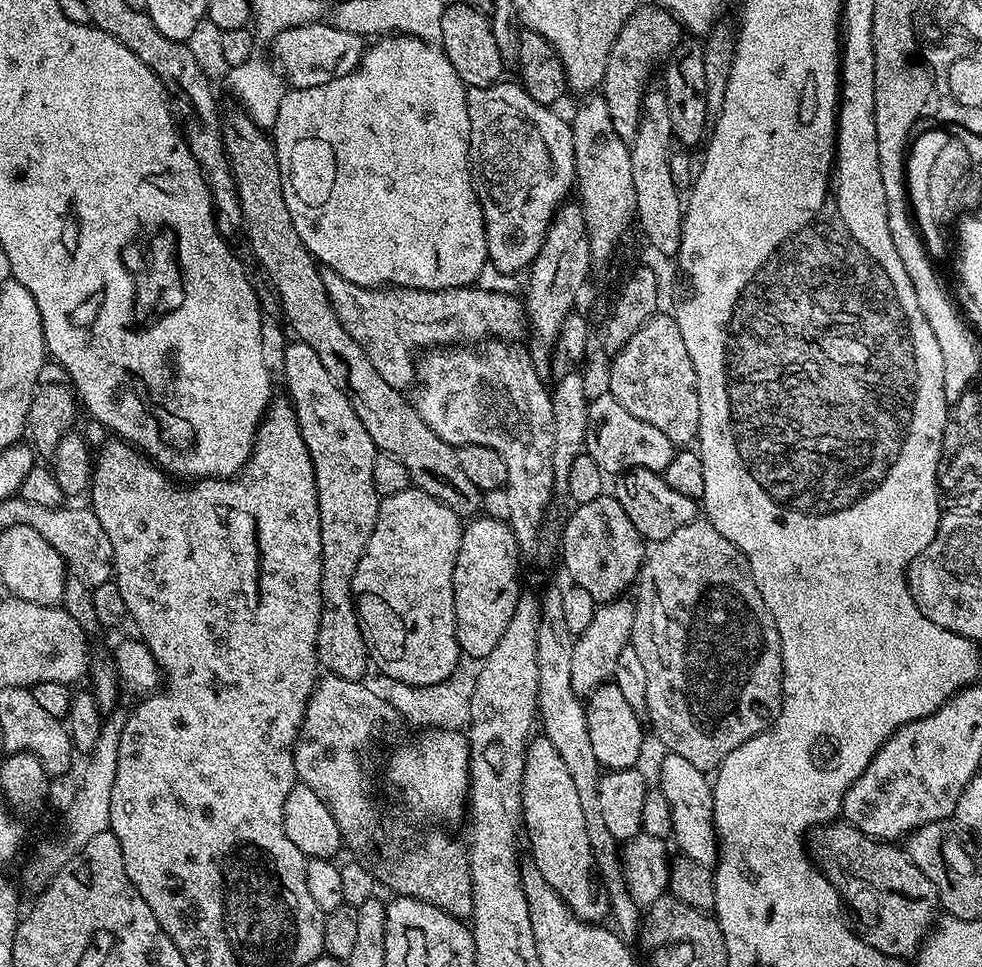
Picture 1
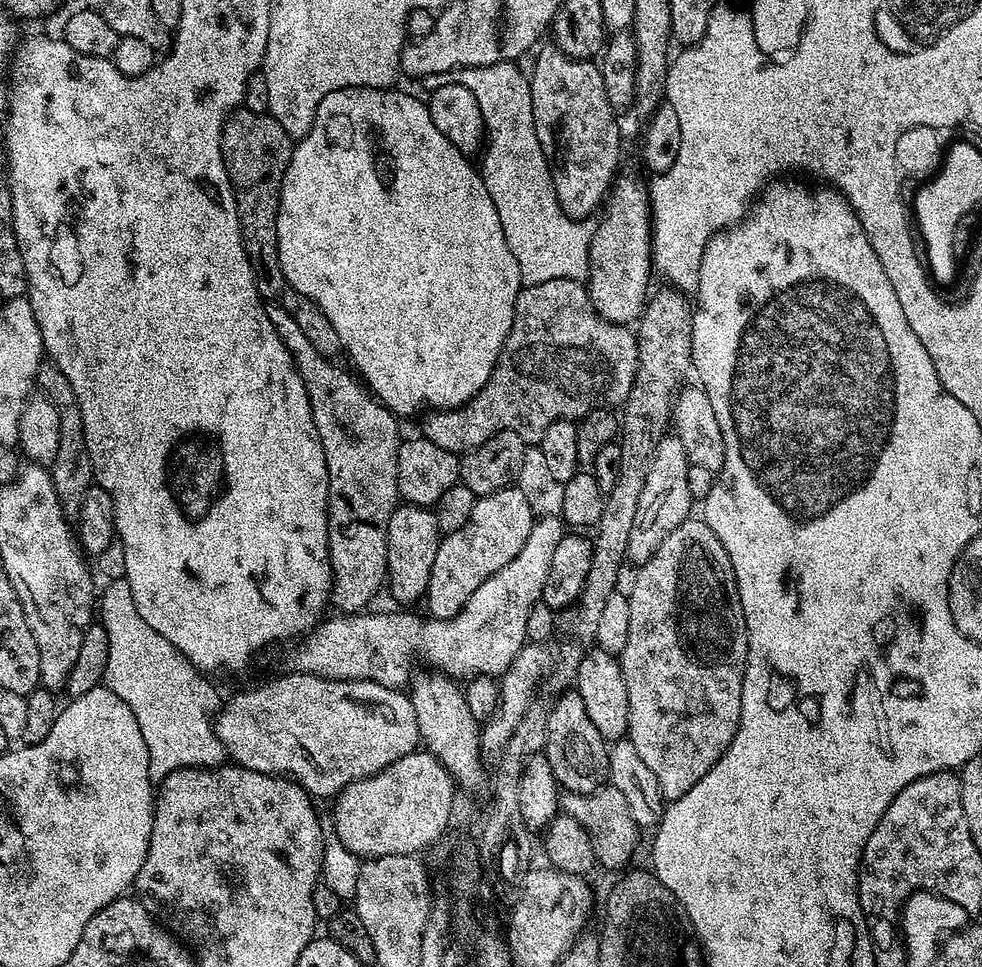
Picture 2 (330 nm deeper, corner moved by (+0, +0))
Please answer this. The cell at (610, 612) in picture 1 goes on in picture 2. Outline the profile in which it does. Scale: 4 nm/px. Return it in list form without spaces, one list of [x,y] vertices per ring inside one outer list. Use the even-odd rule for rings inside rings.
[[[666,434],[658,442],[658,450],[654,450],[654,462],[650,462],[650,474],[646,474],[646,487],[642,490],[642,498],[638,498],[638,514],[634,514],[634,526],[630,529],[630,546],[628,560],[633,565],[644,564],[656,553],[658,546],[683,520],[689,519],[688,512],[694,507],[690,490],[686,487],[688,473],[688,456],[684,452],[682,442],[674,434]]]

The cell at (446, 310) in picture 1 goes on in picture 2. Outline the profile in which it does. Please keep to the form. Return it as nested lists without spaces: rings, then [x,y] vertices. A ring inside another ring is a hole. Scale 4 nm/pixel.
[[[551,280],[541,284],[529,284],[521,287],[516,299],[516,313],[510,334],[504,343],[504,349],[500,352],[498,362],[486,382],[486,386],[473,400],[468,401],[462,408],[455,410],[436,410],[424,420],[423,439],[434,442],[434,446],[442,446],[442,450],[450,450],[457,454],[463,454],[482,446],[496,432],[517,432],[525,442],[539,442],[542,434],[554,422],[559,420],[579,421],[588,415],[589,412],[604,406],[620,406],[628,399],[630,390],[634,386],[638,366],[638,346],[636,345],[637,333],[631,327],[622,324],[611,324],[608,320],[602,319],[596,312],[596,307],[592,304],[592,299],[588,297],[588,289],[578,280]]]

